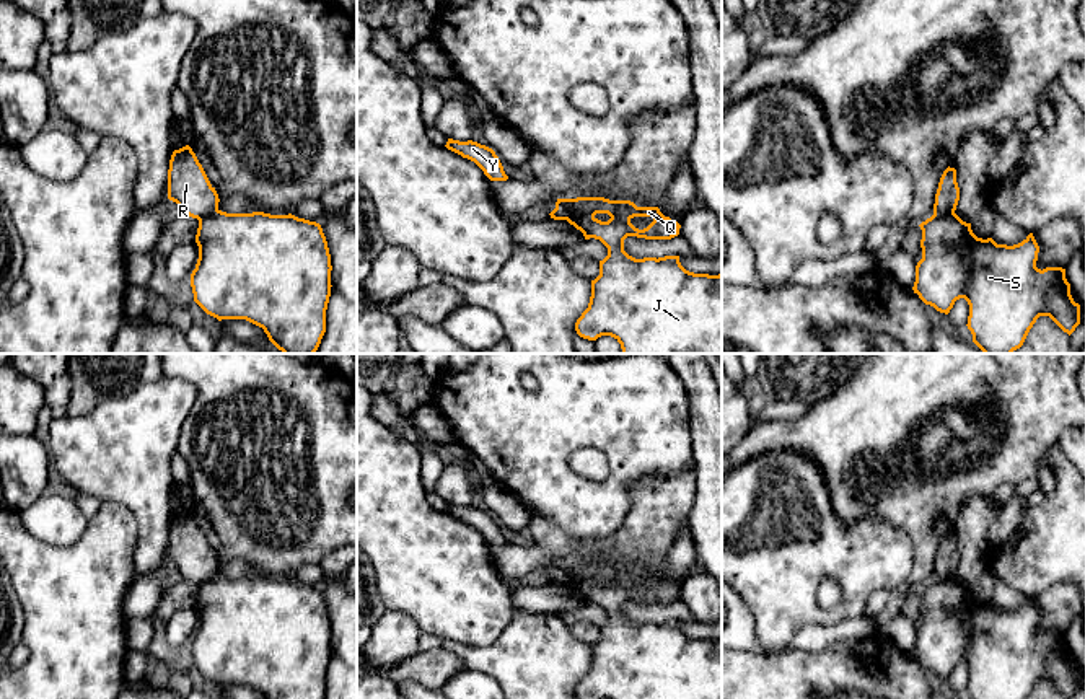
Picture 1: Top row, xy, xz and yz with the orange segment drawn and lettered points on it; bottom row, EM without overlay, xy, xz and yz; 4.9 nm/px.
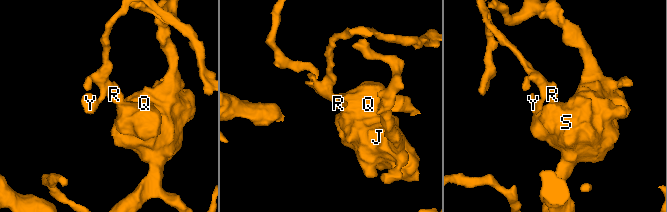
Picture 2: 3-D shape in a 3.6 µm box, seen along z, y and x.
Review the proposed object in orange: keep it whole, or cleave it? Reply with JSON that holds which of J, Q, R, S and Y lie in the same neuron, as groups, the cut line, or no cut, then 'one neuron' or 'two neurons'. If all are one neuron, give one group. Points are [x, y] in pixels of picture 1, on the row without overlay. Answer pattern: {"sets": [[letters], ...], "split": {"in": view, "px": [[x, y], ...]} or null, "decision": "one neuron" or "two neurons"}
{"sets": [["J", "Q", "S"], ["R", "Y"]], "split": {"in": "xz", "px": [[569, 564], [566, 584]]}, "decision": "two neurons"}

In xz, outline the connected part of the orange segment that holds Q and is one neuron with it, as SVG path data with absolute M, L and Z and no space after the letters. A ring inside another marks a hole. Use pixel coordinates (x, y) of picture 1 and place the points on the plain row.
M577 562L569 564L567 587L573 590L577 595L580 595L585 604L590 603L600 604L608 613L608 621L603 626L600 626L600 640L595 645L591 645L591 662L588 673L582 678L582 681L575 688L577 699L722 699L722 639L709 640L709 639L689 637L681 631L679 621L665 621L658 624L657 622L635 624L624 616L624 604L627 601L637 601L645 604L671 604L679 600L681 590L676 585L665 582L658 572L637 572L630 565L609 565L604 562ZM634 582L652 582L653 587L647 593L639 595L630 588Z

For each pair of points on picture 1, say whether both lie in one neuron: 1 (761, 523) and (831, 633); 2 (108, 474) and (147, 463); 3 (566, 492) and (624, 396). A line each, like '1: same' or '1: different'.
1: different
2: same
3: same

